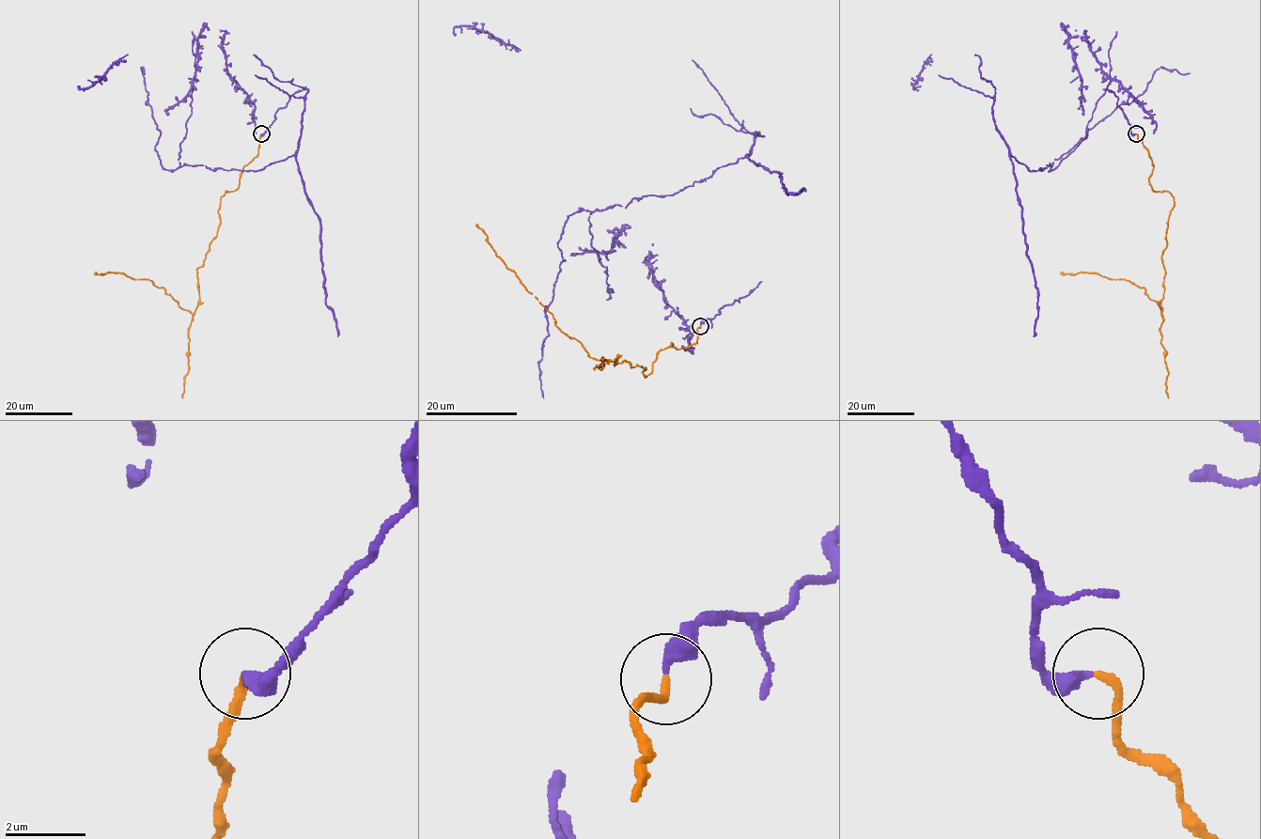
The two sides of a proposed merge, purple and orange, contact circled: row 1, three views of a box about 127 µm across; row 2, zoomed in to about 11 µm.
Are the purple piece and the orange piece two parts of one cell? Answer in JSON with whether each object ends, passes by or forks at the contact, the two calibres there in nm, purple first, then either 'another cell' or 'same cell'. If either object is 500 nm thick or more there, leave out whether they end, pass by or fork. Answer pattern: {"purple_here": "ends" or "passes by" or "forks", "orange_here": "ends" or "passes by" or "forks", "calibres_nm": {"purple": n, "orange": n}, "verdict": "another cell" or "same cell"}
{"purple_here": "ends", "orange_here": "ends", "calibres_nm": {"purple": 360, "orange": 200}, "verdict": "same cell"}

